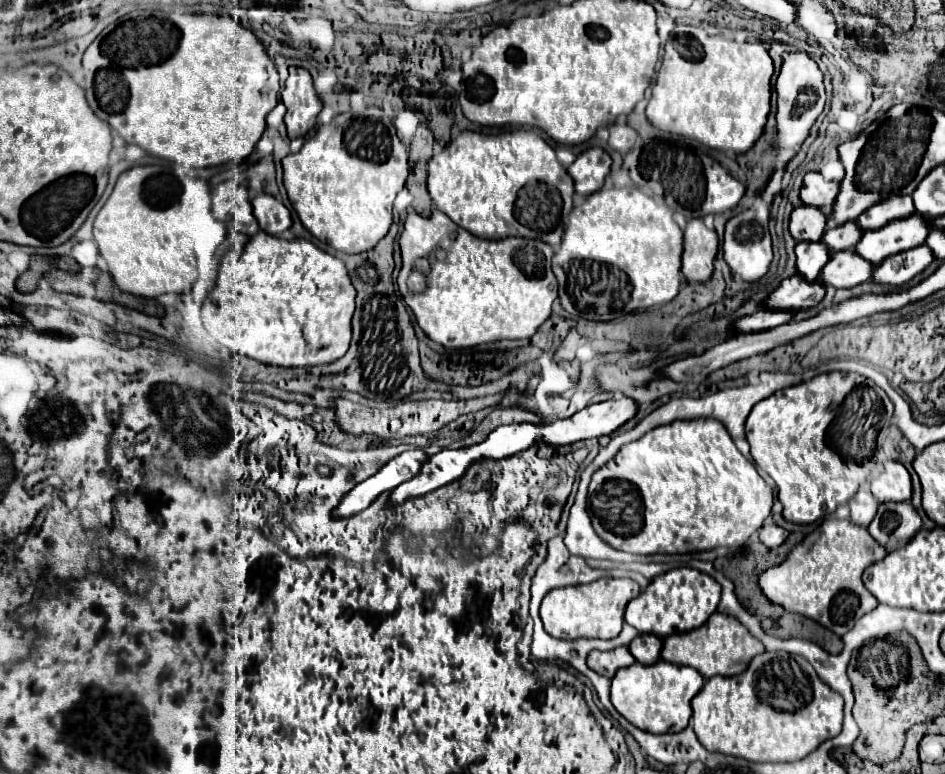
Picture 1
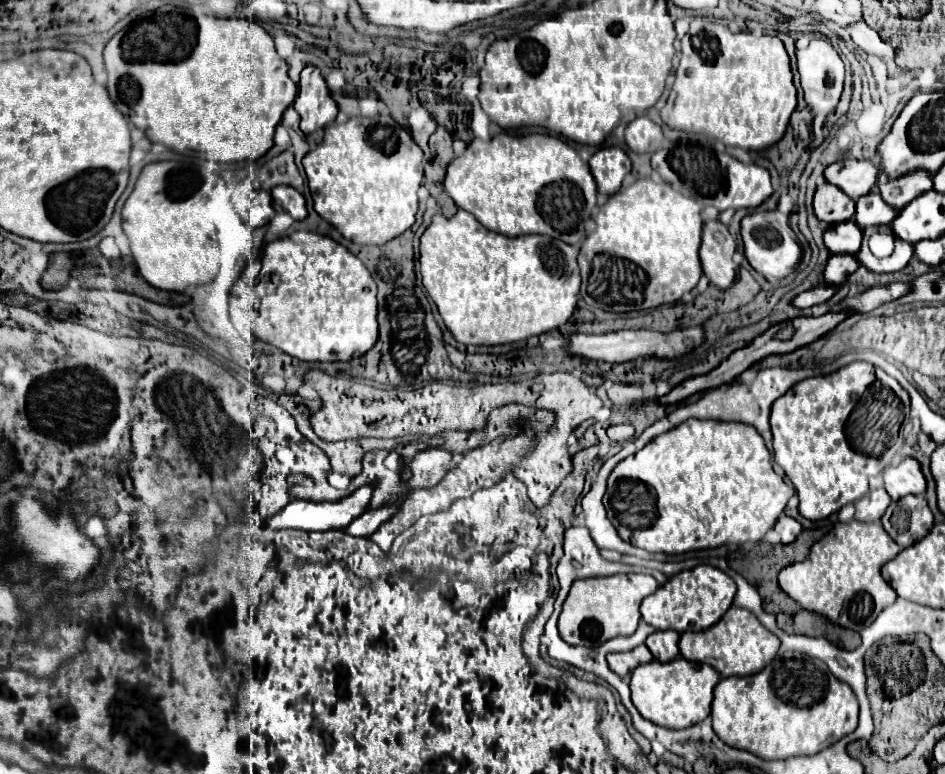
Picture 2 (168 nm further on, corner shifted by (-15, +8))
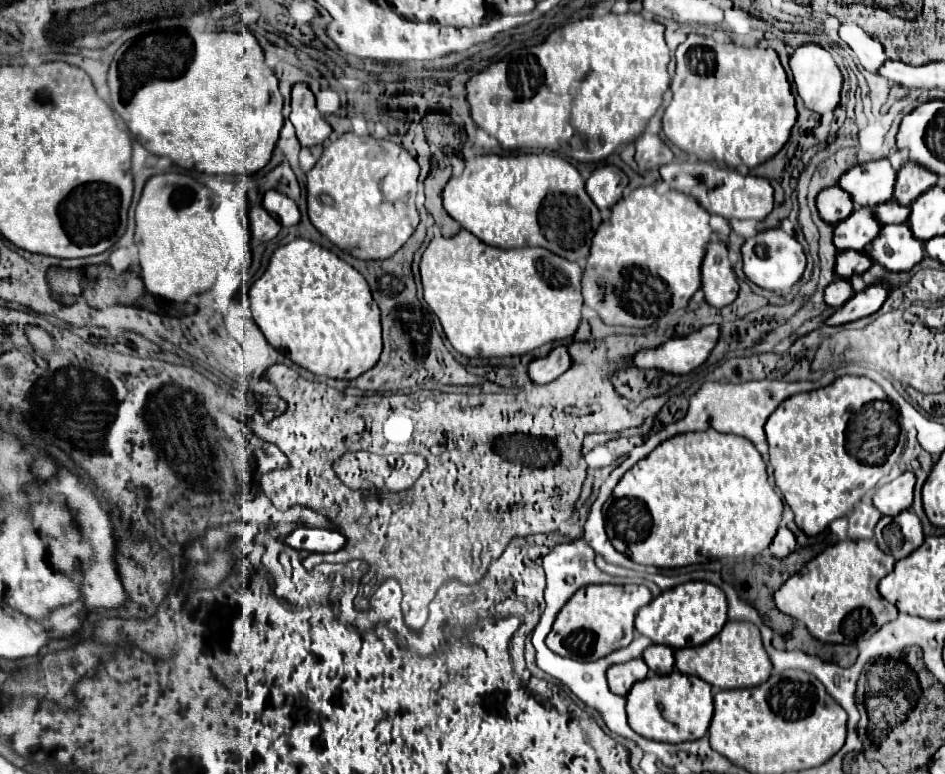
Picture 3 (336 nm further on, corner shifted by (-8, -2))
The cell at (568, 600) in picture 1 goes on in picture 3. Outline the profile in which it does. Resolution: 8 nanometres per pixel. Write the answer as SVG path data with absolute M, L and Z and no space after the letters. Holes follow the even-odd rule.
M587 585L581 587L559 611L547 647L563 657L577 661L595 661L615 649L629 645L635 637L633 619L641 607L651 601L651 591L645 585Z

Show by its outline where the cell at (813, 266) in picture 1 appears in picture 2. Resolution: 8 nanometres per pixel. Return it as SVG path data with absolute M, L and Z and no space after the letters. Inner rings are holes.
M854 219L830 225L824 233L824 243L834 255L842 255L842 253L856 255L862 243L862 229L856 227Z

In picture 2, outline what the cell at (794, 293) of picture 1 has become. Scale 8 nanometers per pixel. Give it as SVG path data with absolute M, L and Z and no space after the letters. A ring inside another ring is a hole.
M832 255L826 269L824 269L824 279L828 285L842 285L848 275L852 275L860 263L856 261L856 255Z

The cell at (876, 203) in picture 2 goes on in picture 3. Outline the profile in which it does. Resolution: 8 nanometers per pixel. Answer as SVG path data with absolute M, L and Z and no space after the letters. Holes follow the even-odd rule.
M887 201L887 203L881 203L873 209L873 215L875 219L881 223L881 225L889 225L889 223L905 223L905 219L909 217L909 207L901 207L899 203L895 201Z

